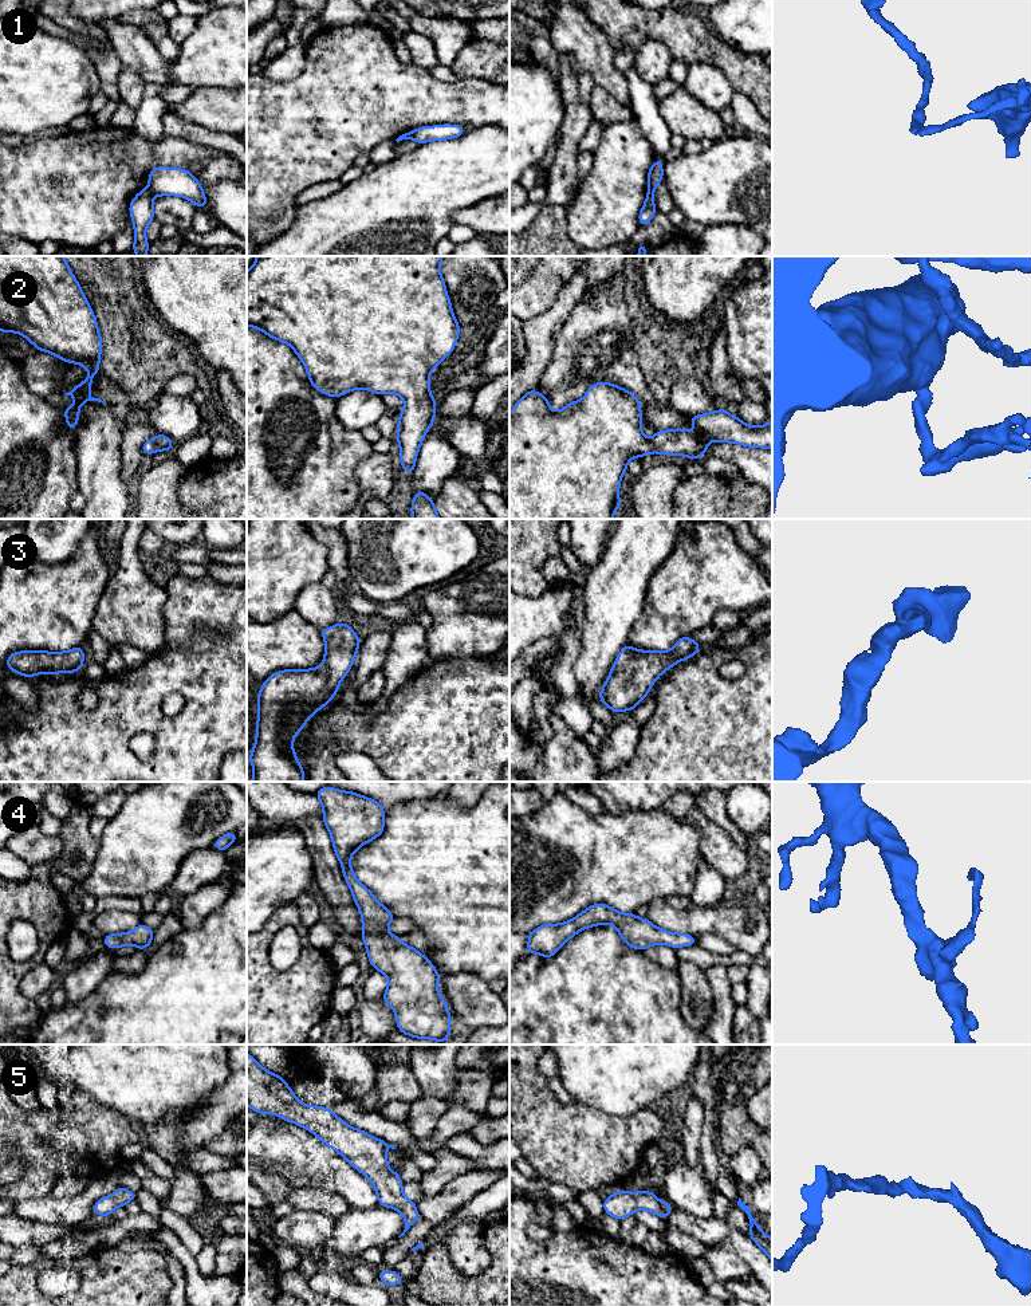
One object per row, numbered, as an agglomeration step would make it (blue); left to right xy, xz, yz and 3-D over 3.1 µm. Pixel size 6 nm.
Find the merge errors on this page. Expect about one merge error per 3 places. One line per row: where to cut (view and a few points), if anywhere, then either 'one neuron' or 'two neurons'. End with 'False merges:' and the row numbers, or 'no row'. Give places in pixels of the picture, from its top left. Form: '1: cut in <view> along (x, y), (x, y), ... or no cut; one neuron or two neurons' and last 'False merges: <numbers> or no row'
1: cut in xy along (148, 188), (153, 193); two neurons
2: no cut; one neuron
3: no cut; one neuron
4: no cut; one neuron
5: no cut; one neuron
False merges: 1

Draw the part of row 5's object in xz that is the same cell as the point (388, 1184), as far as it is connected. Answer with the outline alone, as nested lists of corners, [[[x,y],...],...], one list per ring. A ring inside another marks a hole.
[[[247,1051],[247,1105],[255,1112],[255,1113],[263,1113],[263,1114],[276,1114],[282,1120],[287,1122],[294,1122],[302,1128],[308,1129],[314,1136],[316,1136],[322,1142],[332,1148],[337,1153],[343,1156],[353,1168],[359,1171],[363,1176],[369,1177],[371,1180],[371,1184],[377,1192],[378,1196],[378,1205],[389,1207],[397,1209],[400,1213],[405,1218],[405,1230],[398,1236],[404,1236],[405,1232],[420,1219],[420,1215],[417,1212],[417,1207],[414,1201],[410,1201],[404,1193],[402,1193],[402,1180],[400,1173],[393,1172],[387,1167],[387,1159],[386,1159],[386,1149],[397,1149],[393,1145],[389,1145],[386,1141],[375,1138],[370,1136],[369,1133],[355,1129],[350,1125],[347,1125],[343,1120],[341,1120],[338,1116],[335,1116],[328,1108],[326,1106],[312,1106],[312,1105],[304,1105],[302,1104],[296,1095],[292,1093],[291,1087],[286,1083],[284,1078],[280,1075],[276,1075],[264,1067],[261,1067]]]

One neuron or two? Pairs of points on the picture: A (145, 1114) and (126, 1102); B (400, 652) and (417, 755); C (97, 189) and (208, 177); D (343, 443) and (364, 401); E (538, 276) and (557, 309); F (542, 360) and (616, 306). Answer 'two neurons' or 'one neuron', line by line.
A: one neuron
B: two neurons
C: one neuron
D: two neurons
E: two neurons
F: two neurons

